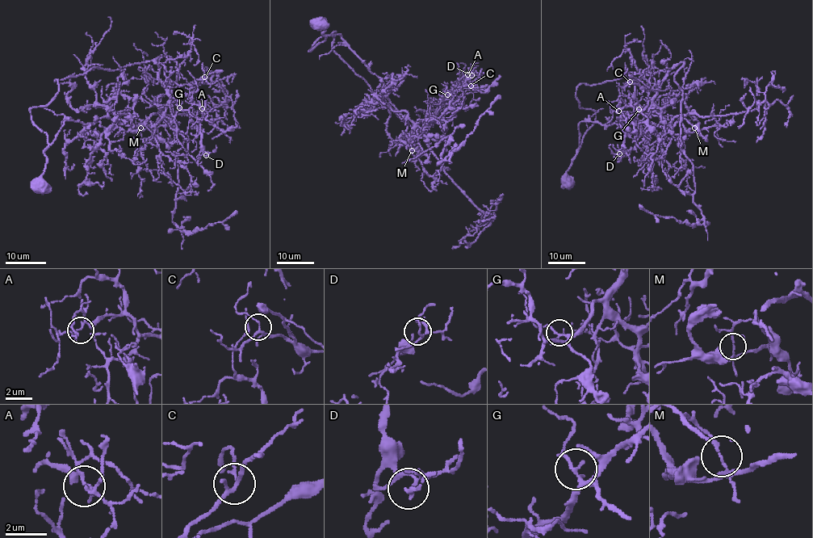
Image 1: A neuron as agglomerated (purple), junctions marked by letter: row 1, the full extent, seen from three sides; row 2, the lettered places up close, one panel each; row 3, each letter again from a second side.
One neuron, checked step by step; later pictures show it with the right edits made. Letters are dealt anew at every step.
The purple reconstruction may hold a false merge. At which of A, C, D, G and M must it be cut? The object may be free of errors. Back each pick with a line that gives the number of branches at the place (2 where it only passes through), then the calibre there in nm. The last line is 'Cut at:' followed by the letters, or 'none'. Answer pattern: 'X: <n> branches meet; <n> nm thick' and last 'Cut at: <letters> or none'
M: 4 branches meet; 110 nm thick
Cut at: M

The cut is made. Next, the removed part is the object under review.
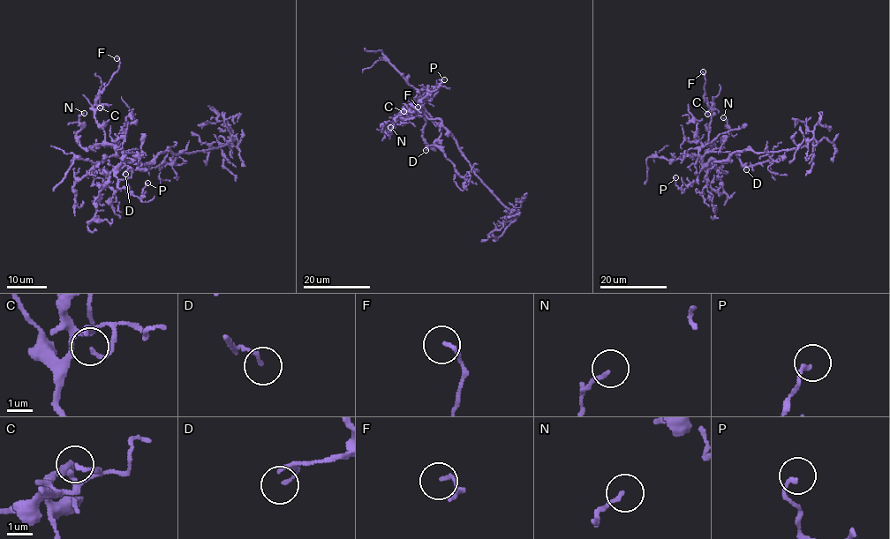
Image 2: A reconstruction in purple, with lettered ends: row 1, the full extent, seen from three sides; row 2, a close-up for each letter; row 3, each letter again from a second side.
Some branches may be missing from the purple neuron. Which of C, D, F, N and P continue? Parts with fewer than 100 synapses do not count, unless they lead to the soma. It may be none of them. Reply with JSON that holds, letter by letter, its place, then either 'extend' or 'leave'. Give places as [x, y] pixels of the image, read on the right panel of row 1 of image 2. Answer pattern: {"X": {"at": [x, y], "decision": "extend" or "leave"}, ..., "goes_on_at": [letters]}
{"C": {"at": [707, 114], "decision": "leave"}, "D": {"at": [746, 169], "decision": "leave"}, "F": {"at": [703, 71], "decision": "leave"}, "N": {"at": [723, 117], "decision": "leave"}, "P": {"at": [675, 177], "decision": "leave"}, "goes_on_at": []}

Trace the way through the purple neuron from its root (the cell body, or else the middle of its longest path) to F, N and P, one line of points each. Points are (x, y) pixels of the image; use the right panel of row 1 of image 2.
F: (731, 154), (705, 164), (698, 153), (708, 142), (712, 121), (703, 71)
N: (731, 154), (705, 164), (698, 153), (703, 145), (720, 148), (728, 136), (731, 131), (723, 117)
P: (731, 154), (726, 160), (712, 160), (698, 173), (697, 181), (684, 190), (675, 184), (675, 177)

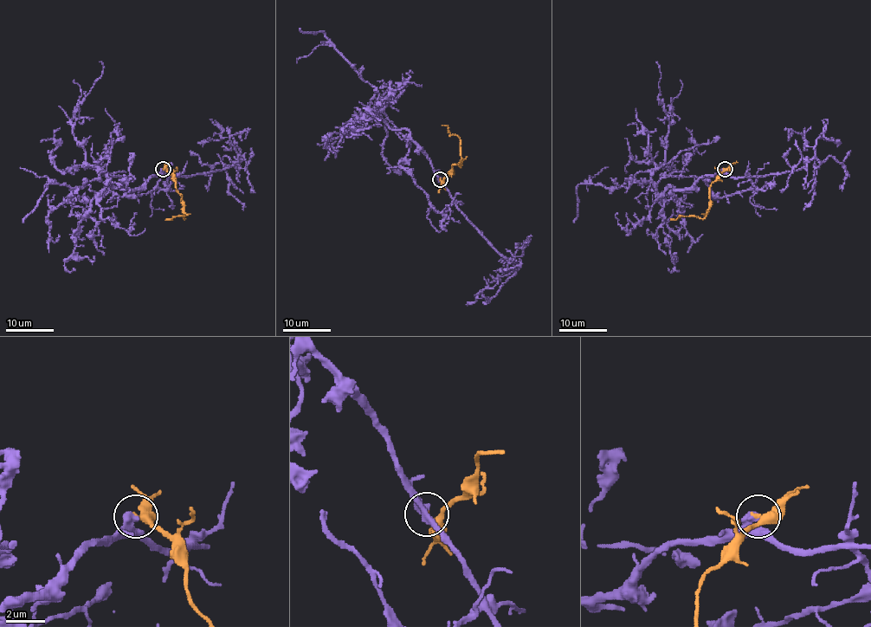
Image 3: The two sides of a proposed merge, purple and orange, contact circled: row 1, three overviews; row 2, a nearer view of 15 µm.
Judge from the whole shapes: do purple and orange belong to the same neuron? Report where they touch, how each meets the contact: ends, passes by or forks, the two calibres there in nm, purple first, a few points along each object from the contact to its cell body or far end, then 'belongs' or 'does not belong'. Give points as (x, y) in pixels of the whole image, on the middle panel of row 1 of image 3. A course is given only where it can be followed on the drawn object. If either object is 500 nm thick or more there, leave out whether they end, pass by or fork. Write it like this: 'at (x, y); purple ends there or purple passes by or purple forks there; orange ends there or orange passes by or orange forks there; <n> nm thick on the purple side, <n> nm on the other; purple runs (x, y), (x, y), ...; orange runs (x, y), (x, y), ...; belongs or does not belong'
at (440, 179); purple passes by; orange passes by; 300 nm thick on the purple side, 280 nm on the other; purple runs (439, 179), (407, 130), (390, 129), (377, 114), (383, 106), (350, 124), (359, 113), (378, 116), (376, 112); orange runs (439, 179), (443, 180), (451, 166), (460, 164), (461, 158), (460, 138), (451, 135), (447, 126), (441, 126); does not belong

